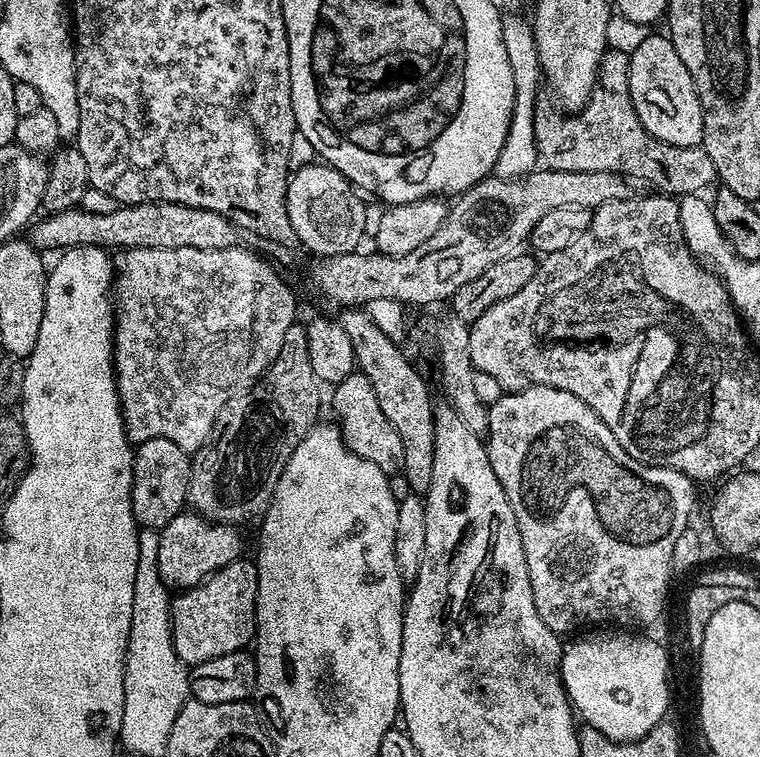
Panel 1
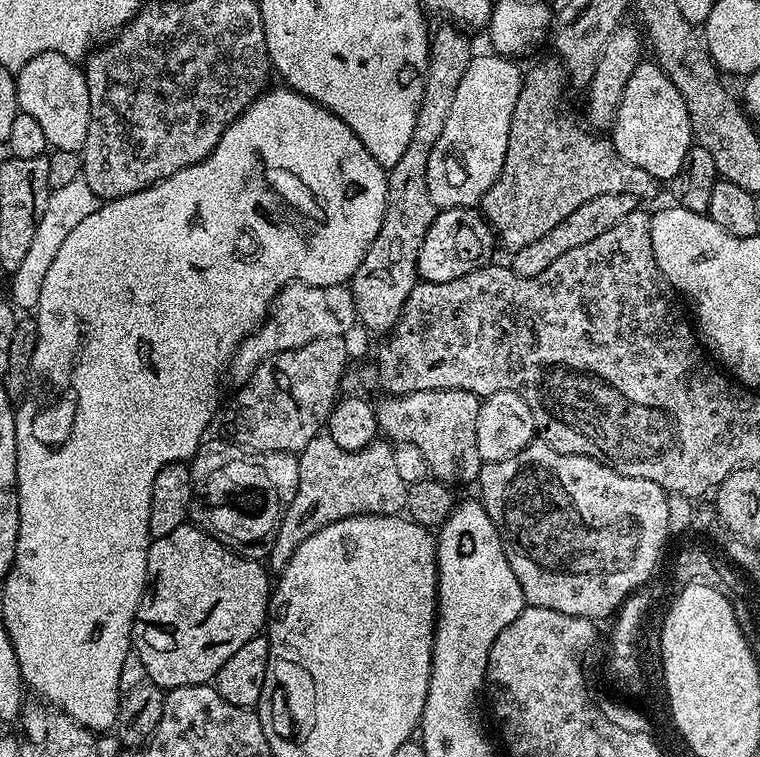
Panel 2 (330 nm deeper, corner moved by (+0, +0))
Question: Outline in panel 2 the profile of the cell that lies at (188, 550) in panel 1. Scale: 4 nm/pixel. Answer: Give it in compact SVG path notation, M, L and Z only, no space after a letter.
M227 439L210 440L201 443L190 461L191 523L241 556L263 557L276 538L285 508L296 493L300 461L290 452L254 452Z

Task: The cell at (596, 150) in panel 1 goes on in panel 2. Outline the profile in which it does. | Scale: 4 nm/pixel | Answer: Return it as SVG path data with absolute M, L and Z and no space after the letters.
M552 60L523 73L504 165L482 201L484 219L508 250L530 246L542 234L550 234L562 218L570 218L582 202L590 202L598 194L634 194L637 201L644 202L654 199L662 188L661 181L646 174L646 170L634 166L634 162L626 162L607 135L597 134L583 123L575 124L560 113L566 73Z

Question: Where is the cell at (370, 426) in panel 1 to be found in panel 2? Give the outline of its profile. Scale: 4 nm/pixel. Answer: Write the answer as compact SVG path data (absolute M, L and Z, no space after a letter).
M326 434L315 436L298 453L298 486L294 498L280 518L275 540L270 545L273 569L285 568L294 550L310 534L351 516L394 516L407 506L409 484L402 480L394 462L393 445L373 442L357 452L347 452Z

